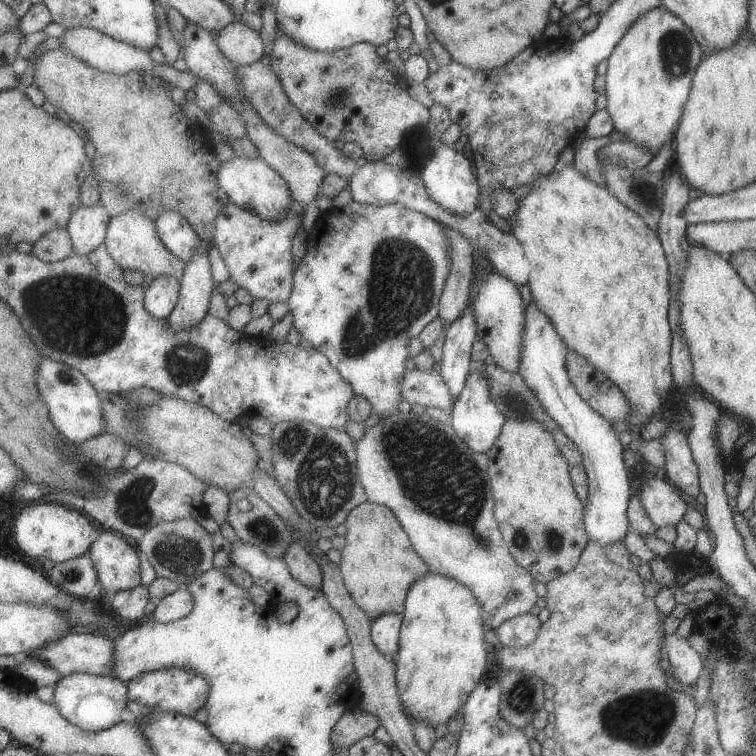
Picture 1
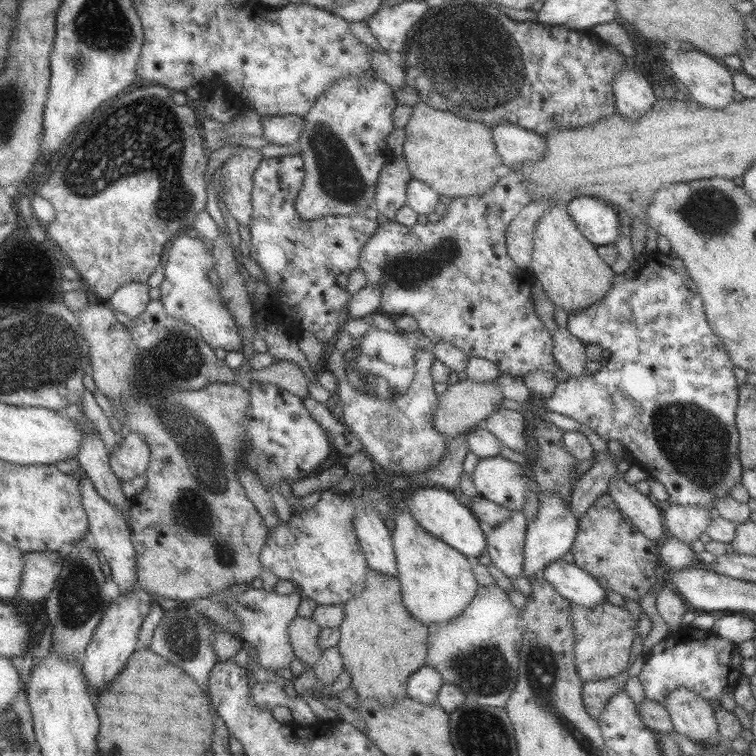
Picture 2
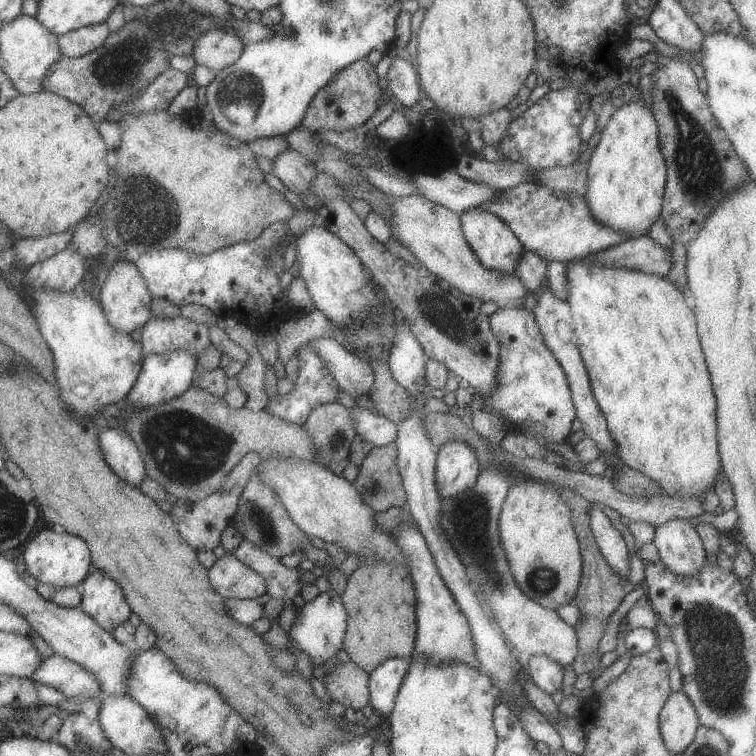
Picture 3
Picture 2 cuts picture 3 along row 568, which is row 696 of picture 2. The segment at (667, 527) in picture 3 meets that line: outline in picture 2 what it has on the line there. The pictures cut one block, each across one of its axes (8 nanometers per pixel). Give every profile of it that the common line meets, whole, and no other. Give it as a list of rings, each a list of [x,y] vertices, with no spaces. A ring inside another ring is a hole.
[[[679,688],[669,694],[663,706],[667,708],[677,734],[687,736],[693,742],[705,742],[715,738],[719,730],[715,712],[709,708],[707,700],[701,698],[699,694],[687,688]]]

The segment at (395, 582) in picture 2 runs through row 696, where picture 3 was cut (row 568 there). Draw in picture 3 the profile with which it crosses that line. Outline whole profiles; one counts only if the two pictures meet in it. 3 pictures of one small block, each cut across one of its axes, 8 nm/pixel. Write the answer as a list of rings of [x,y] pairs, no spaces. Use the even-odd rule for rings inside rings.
[[[375,562],[375,564],[361,564],[349,578],[347,590],[341,594],[345,612],[347,612],[347,632],[343,638],[343,650],[347,652],[349,660],[371,674],[381,662],[385,660],[403,660],[413,656],[415,638],[417,638],[417,596],[411,572],[405,566]]]

